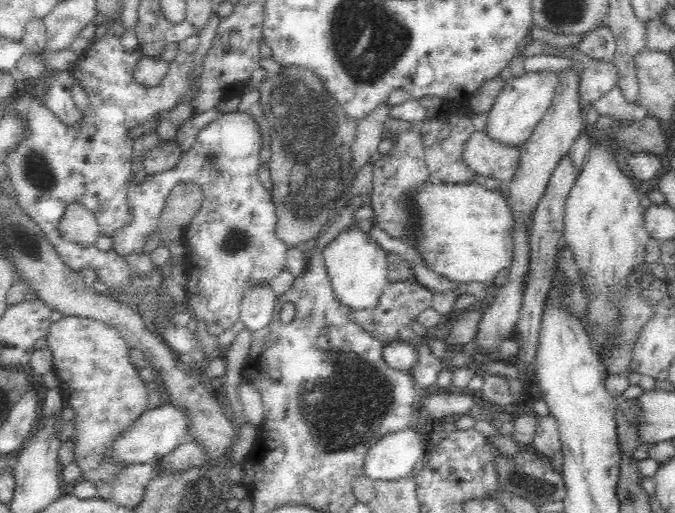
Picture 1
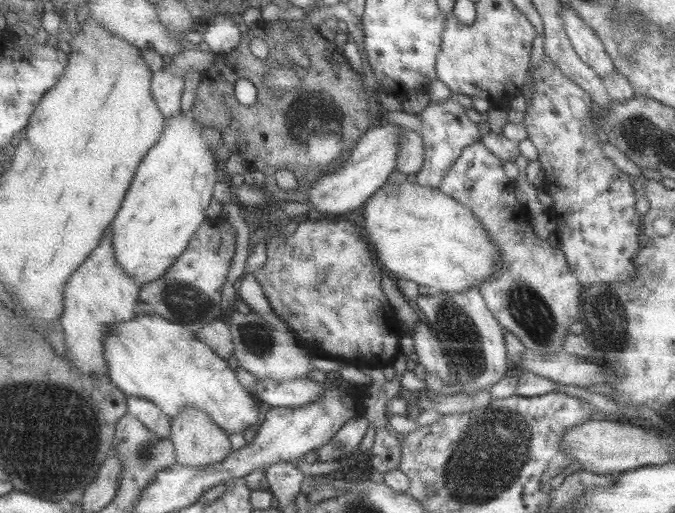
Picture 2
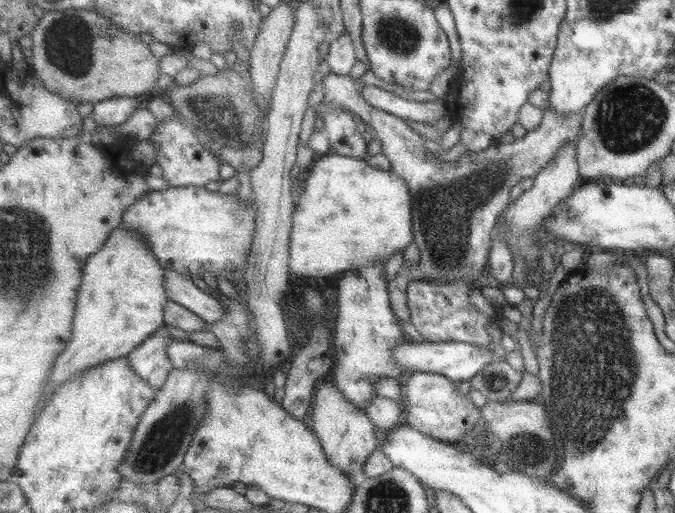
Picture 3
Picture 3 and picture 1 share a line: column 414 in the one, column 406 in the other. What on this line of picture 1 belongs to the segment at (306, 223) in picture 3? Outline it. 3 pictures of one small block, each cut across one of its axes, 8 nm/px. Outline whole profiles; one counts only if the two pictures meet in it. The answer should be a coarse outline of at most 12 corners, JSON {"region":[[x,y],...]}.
{"region":[[474,182],[409,194],[406,242],[449,281],[512,262],[511,208]]}

